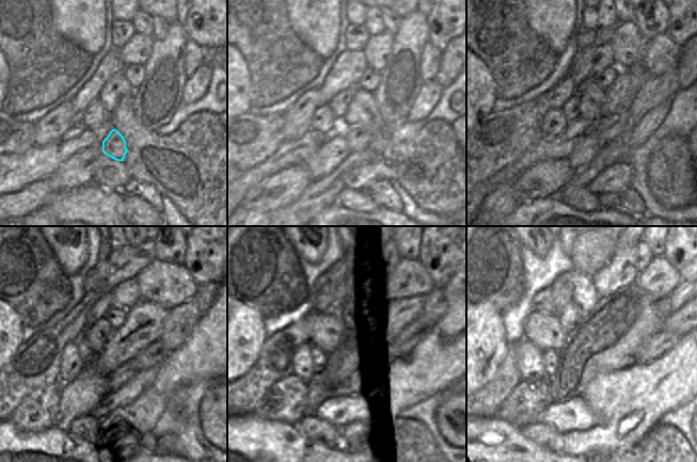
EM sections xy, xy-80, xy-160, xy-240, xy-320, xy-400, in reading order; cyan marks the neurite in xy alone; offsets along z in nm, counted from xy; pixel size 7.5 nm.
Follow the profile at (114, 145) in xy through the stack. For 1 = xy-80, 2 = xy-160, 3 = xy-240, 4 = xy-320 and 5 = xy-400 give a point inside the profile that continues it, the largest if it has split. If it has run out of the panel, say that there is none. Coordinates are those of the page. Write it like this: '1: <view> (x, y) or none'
1: xy-80 (358, 138)
2: xy-160 (608, 128)
3: xy-240 (154, 355)
4: xy-320 (417, 328)
5: xy-400 (680, 322)

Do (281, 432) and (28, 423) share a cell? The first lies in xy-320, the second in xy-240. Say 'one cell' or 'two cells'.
two cells

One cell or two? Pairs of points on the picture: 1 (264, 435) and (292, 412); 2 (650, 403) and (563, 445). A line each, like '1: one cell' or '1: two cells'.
1: two cells
2: one cell

